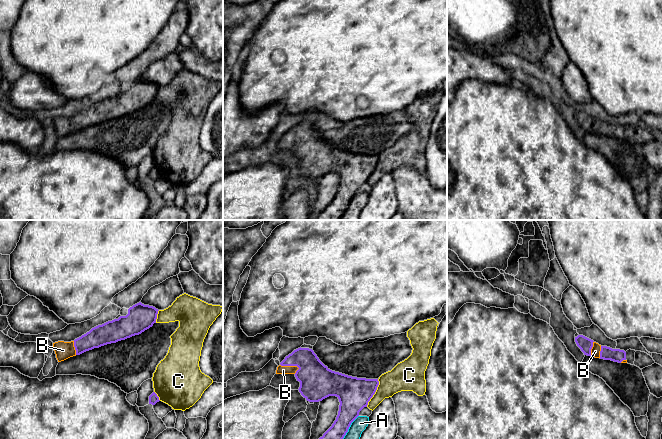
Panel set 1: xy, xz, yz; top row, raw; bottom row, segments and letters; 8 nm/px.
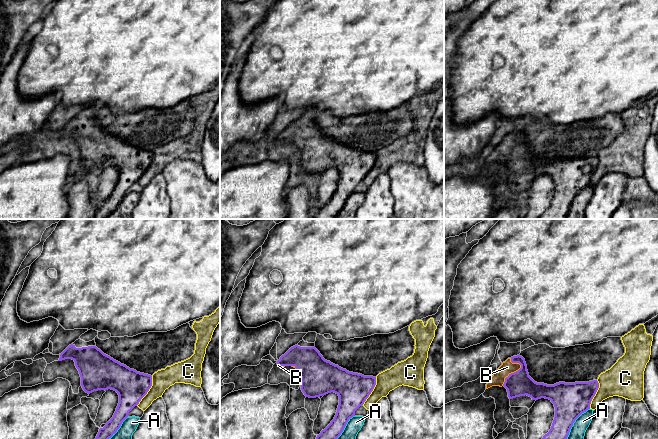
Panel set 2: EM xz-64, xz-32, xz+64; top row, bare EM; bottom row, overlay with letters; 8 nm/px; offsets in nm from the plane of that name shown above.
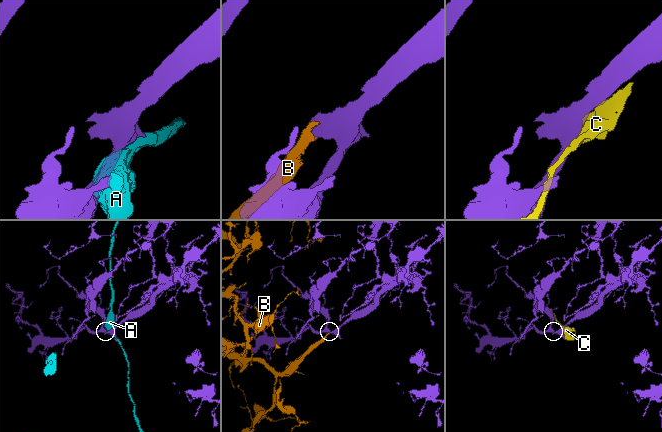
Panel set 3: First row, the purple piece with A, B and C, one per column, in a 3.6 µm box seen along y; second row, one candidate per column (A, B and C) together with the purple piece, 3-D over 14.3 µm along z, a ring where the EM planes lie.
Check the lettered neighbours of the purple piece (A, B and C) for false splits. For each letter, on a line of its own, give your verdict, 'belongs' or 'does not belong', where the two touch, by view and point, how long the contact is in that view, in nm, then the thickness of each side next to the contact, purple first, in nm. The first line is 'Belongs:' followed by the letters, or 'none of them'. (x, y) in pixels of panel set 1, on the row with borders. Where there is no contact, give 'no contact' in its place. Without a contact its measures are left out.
Belongs: B
A: does not belong | xz (349, 426) | 240 nm | 240/120 nm
B: belongs | xz (290, 365) | 160 nm | 280/70 nm
C: does not belong | xz (374, 393) | 240 nm | 260/200 nm

